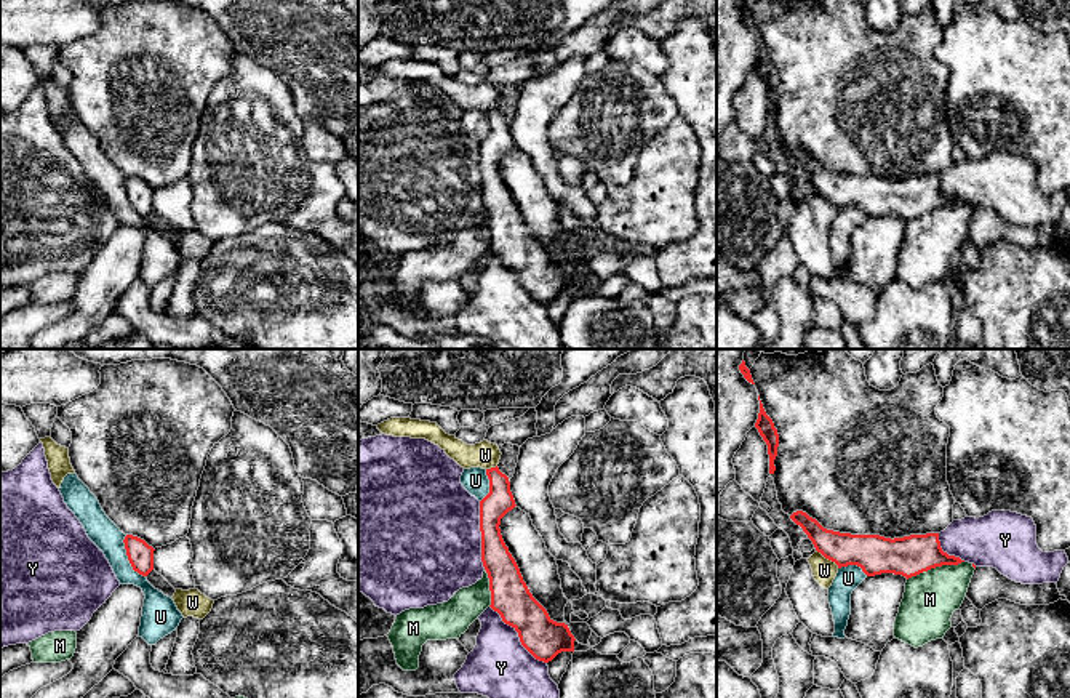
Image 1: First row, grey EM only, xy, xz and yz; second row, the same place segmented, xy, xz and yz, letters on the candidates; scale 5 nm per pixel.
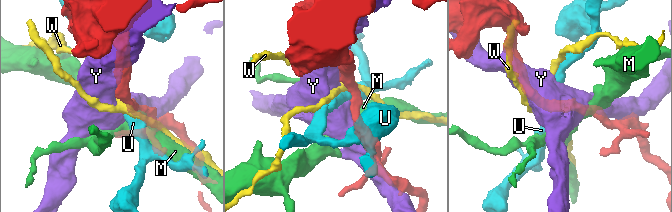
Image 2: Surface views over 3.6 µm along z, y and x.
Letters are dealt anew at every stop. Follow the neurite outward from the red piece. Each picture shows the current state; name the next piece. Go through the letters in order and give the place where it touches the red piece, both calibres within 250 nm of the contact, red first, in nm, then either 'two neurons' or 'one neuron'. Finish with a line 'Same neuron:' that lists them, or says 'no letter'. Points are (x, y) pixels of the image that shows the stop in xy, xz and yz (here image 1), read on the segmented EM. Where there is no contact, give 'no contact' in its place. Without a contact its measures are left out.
M: contact yz (934, 567); calibres 200 and 260 nm; two neurons
U: contact xy (128, 557); calibres 130 and 150 nm; two neurons
W: contact yz (827, 557); calibres 200 and 120 nm; two neurons
Y: contact xz (519, 636); calibres 200 and 320 nm; two neurons
Same neuron: no letter

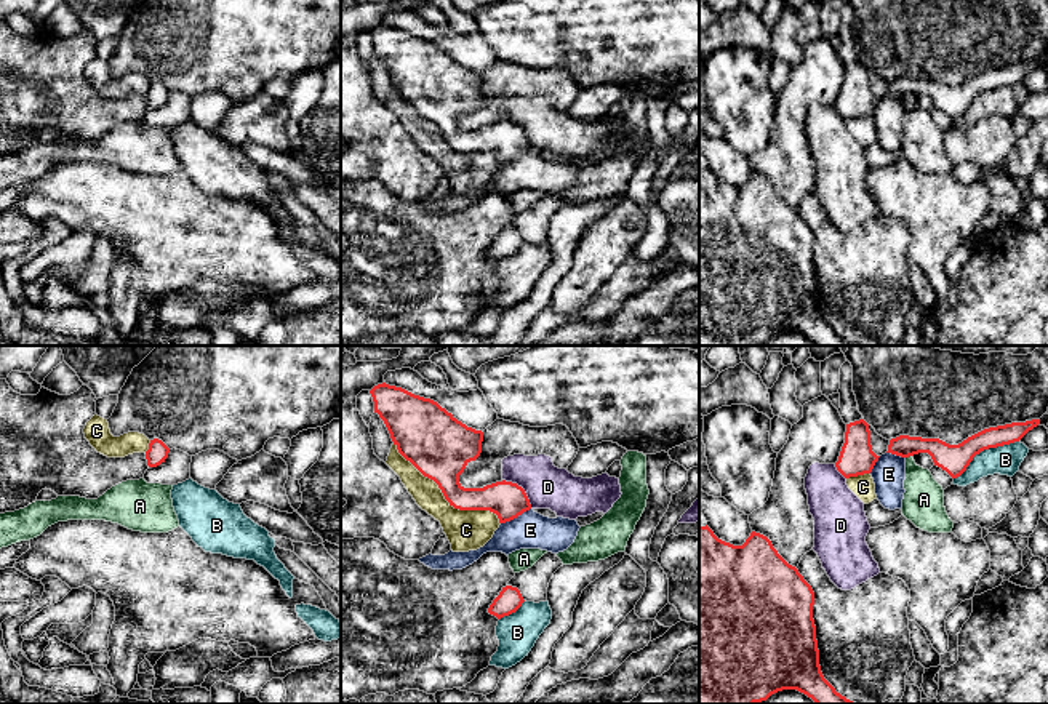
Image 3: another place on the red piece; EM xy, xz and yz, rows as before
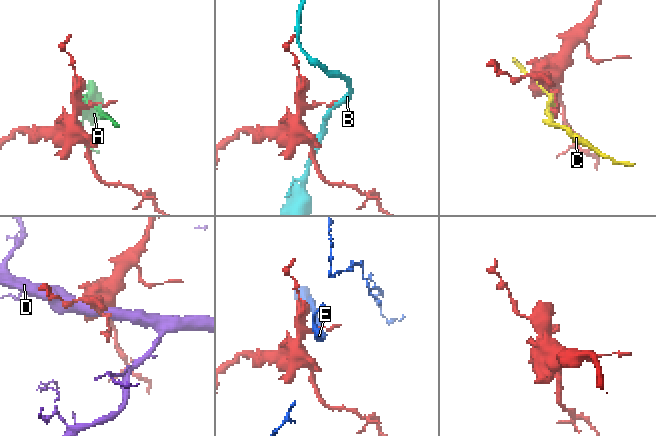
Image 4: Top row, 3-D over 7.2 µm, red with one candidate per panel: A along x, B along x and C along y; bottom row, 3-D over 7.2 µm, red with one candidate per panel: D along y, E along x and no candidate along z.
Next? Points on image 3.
A: contact yz (908, 456); calibres 150 and 200 nm; two neurons
B: contact yz (984, 448); calibres 150 and 150 nm; two neurons
C: contact xz (445, 498); calibres 300 and 200 nm; two neurons
D: contact xz (522, 488); calibres 180 and 220 nm; two neurons
E: contact xz (516, 517); calibres 180 and 190 nm; two neurons
Same neuron: no letter

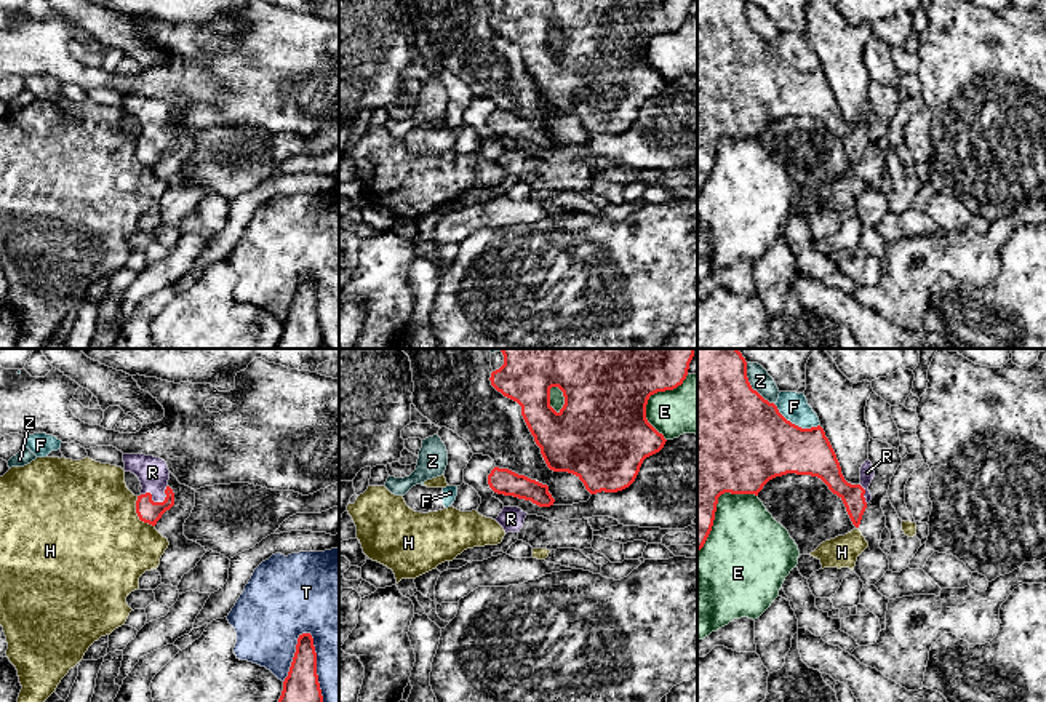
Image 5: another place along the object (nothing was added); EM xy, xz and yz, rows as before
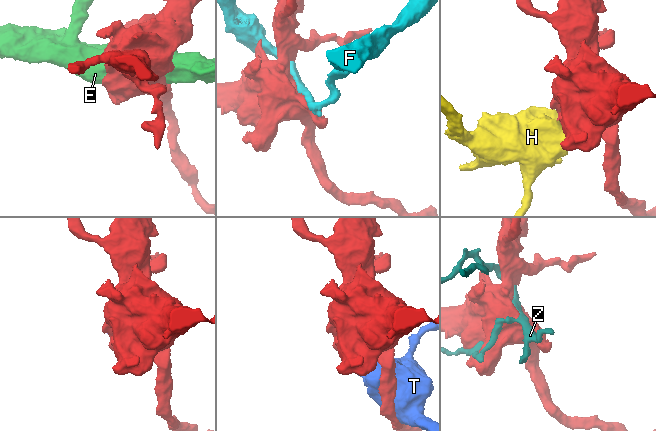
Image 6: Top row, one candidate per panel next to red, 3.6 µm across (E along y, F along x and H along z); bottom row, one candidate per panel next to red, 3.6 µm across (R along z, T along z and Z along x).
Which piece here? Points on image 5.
E: contact xz (648, 398); calibres 500 and 280 nm; two neurons
F: contact yz (797, 426); calibres 420 and 150 nm; two neurons
H: contact xy (138, 515); calibres 120 and 500 nm; two neurons
R: contact xy (157, 502); calibres 120 and 160 nm; one neuron
T: contact xy (315, 664); calibres 170 and 300 nm; two neurons
Z: contact yz (750, 387); calibres 500 and 110 nm; two neurons
Same neuron: R

